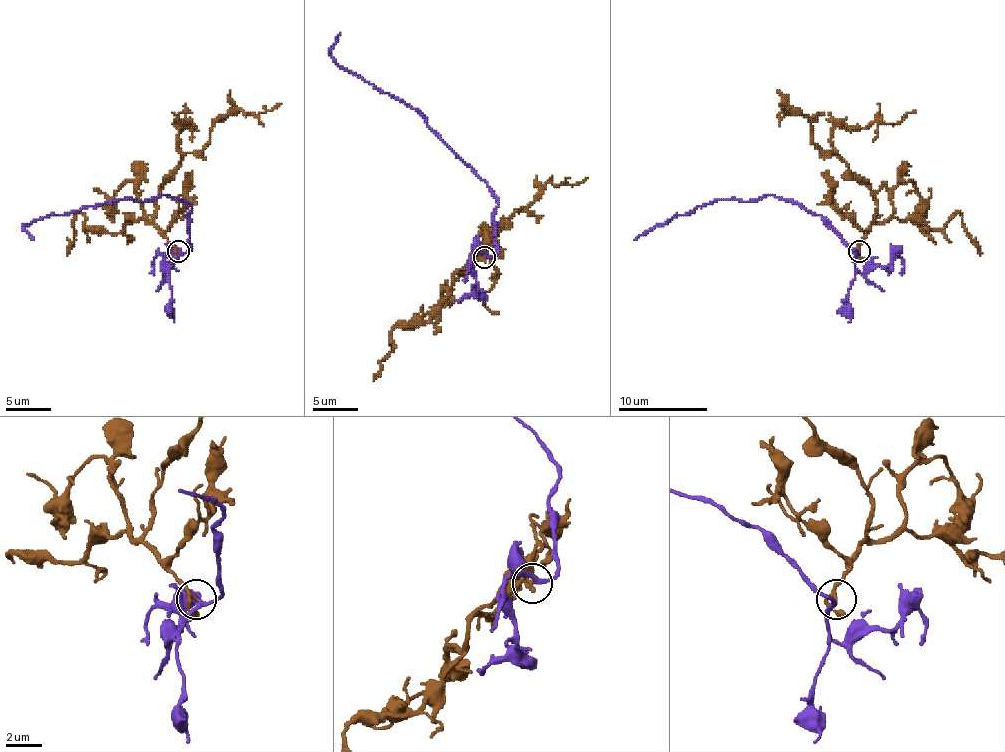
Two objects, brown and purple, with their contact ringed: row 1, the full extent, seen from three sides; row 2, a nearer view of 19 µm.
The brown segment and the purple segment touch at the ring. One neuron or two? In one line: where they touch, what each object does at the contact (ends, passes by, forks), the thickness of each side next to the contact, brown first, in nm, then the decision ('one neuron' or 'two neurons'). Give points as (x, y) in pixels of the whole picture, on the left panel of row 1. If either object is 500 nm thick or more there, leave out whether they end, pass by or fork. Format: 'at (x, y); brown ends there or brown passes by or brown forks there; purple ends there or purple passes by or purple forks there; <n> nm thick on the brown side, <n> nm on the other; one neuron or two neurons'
at (178, 251); brown passes by; purple passes by; 170 nm thick on the brown side, 220 nm on the other; one neuron

